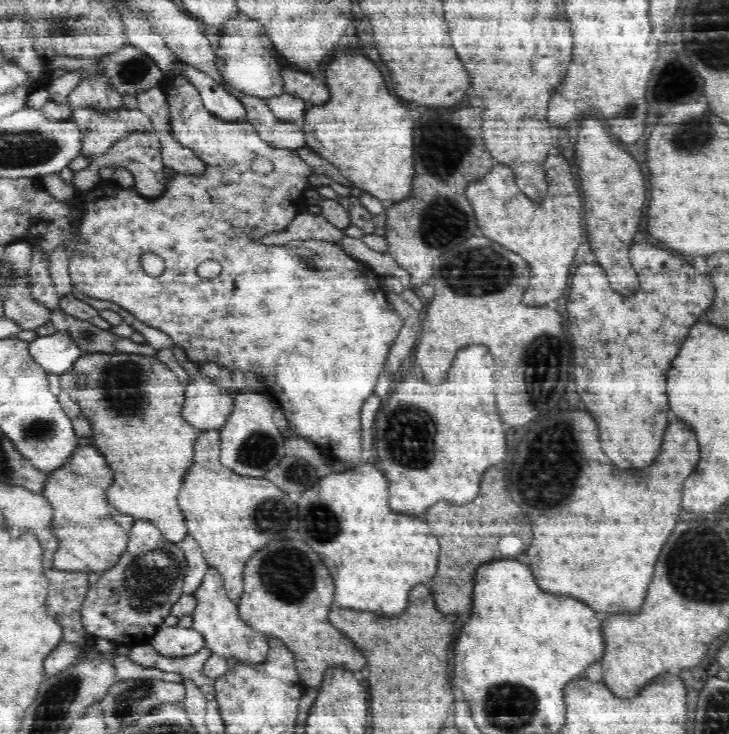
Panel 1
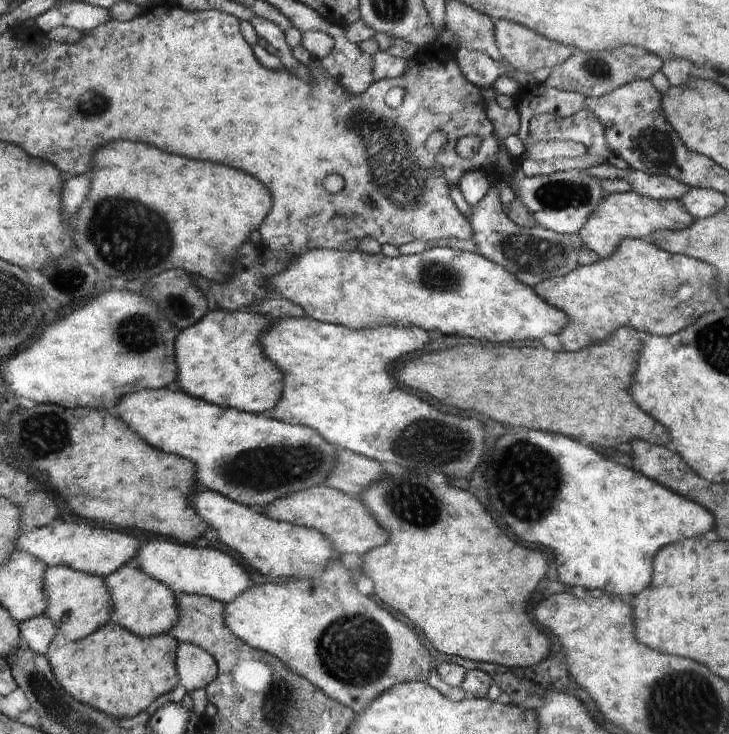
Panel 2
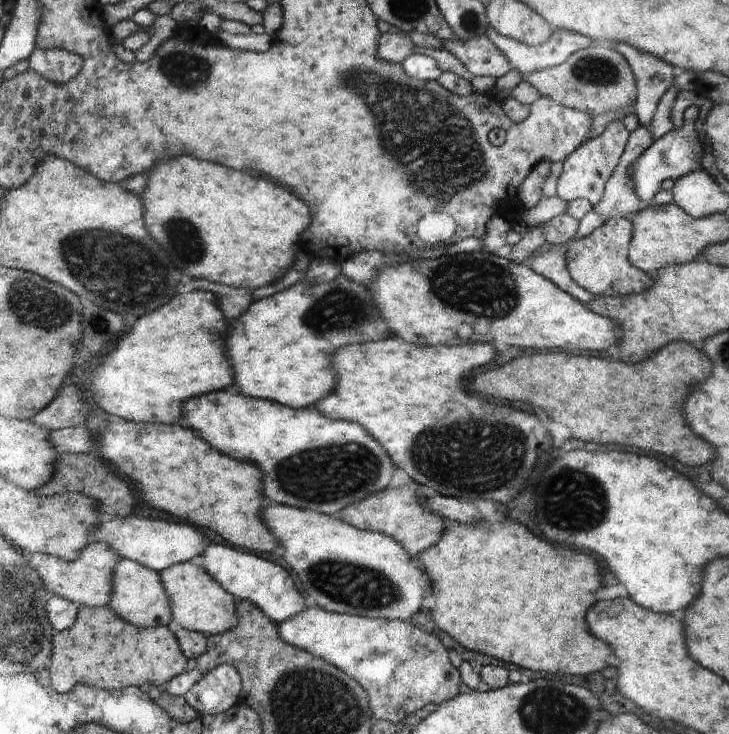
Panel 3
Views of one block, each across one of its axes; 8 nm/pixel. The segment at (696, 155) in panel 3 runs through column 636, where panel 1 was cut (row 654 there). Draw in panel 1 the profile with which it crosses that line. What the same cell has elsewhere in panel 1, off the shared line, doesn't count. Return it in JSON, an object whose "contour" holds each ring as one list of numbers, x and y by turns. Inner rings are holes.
{"contour":[[164,625,154,634,150,644,156,652,164,656,184,658,184,656,192,656,200,652,205,647,205,640,202,634,196,632,193,627]]}

